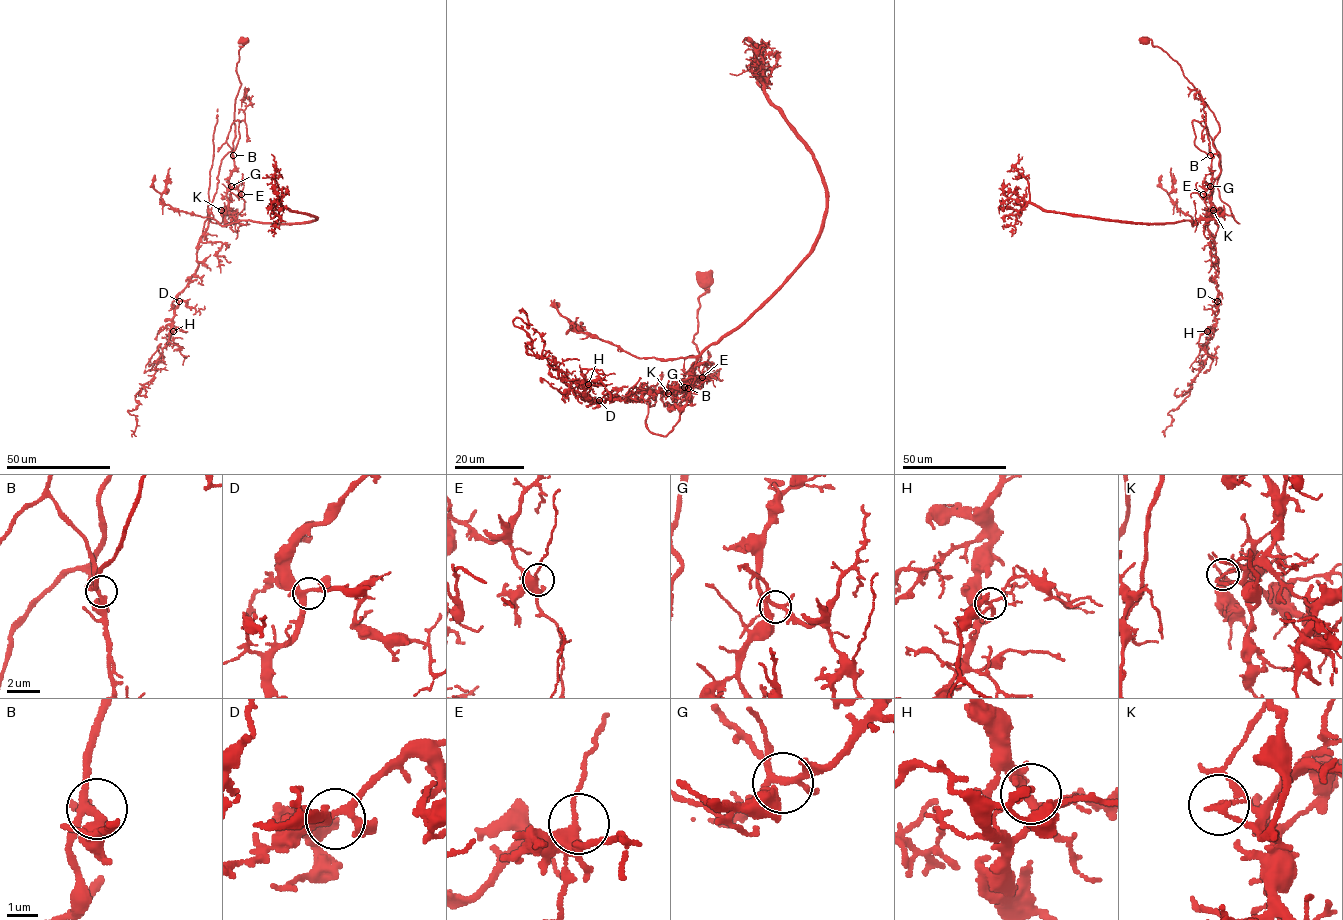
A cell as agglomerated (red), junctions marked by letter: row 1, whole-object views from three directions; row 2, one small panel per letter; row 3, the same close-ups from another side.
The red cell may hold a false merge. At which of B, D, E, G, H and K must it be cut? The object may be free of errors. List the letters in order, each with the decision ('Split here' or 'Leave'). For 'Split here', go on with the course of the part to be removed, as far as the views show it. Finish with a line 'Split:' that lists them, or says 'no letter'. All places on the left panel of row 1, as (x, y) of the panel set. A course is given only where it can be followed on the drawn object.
B: Leave
D: Leave
E: Leave
G: Leave
H: Leave
K: Split here. Course of the part to remove: (221, 210), (234, 219), (254, 222), (305, 223), (316, 218), (290, 211), (278, 201), (271, 154)
Split: K

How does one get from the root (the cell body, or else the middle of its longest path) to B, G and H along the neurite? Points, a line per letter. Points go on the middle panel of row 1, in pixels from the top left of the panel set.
B: (705, 280), (691, 403), (688, 388)
G: (705, 280), (691, 403), (684, 387)
H: (705, 280), (691, 403), (687, 392), (664, 405), (652, 389), (640, 401), (591, 402), (588, 384)

